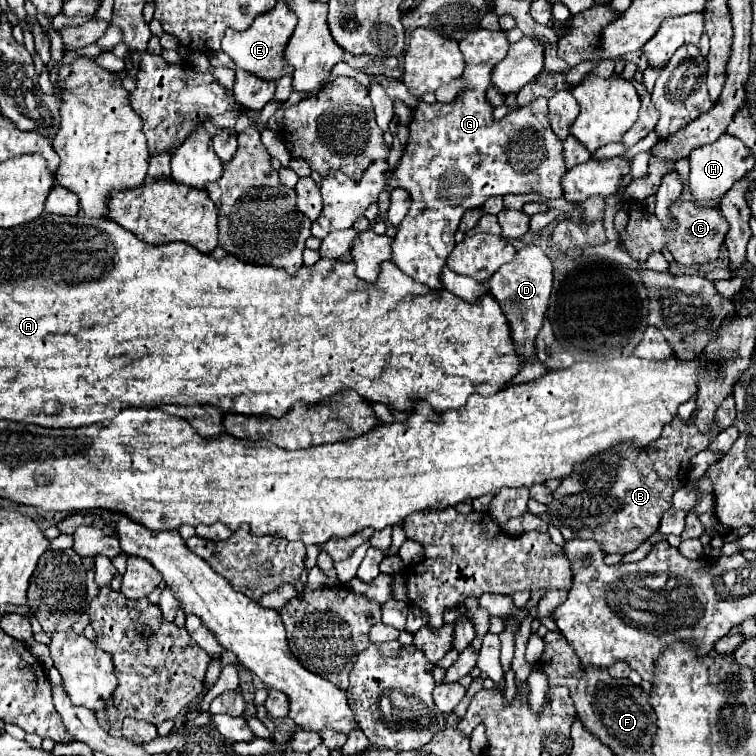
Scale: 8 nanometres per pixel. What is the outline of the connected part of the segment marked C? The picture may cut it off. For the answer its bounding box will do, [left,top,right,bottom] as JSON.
[614,200,728,266]

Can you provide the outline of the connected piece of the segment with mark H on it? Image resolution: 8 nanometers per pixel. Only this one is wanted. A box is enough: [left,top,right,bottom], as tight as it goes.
[688,134,754,202]

